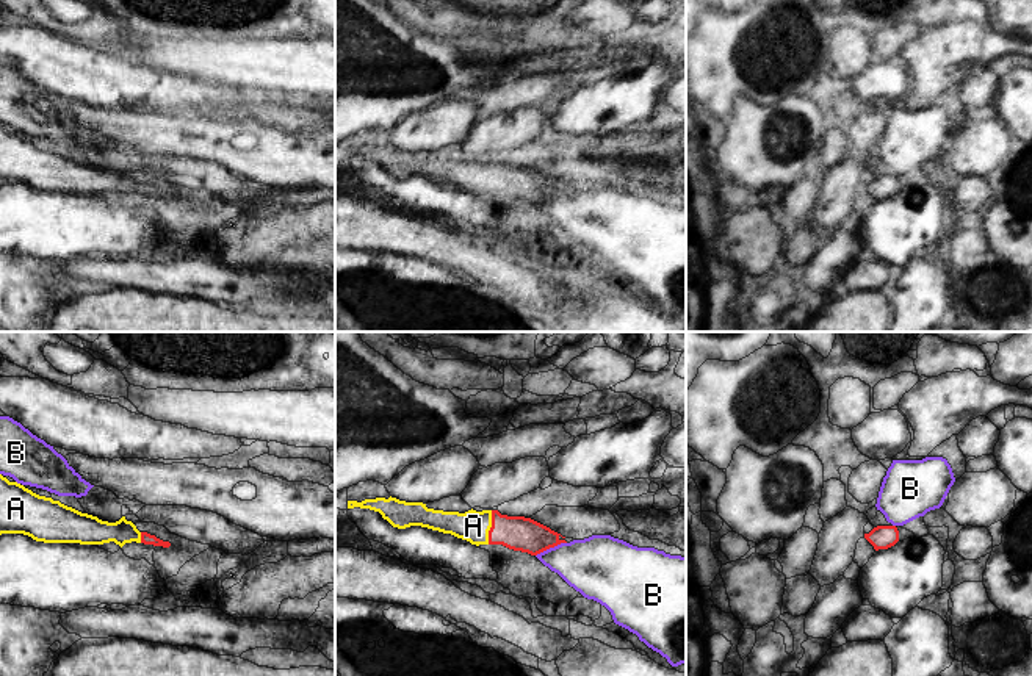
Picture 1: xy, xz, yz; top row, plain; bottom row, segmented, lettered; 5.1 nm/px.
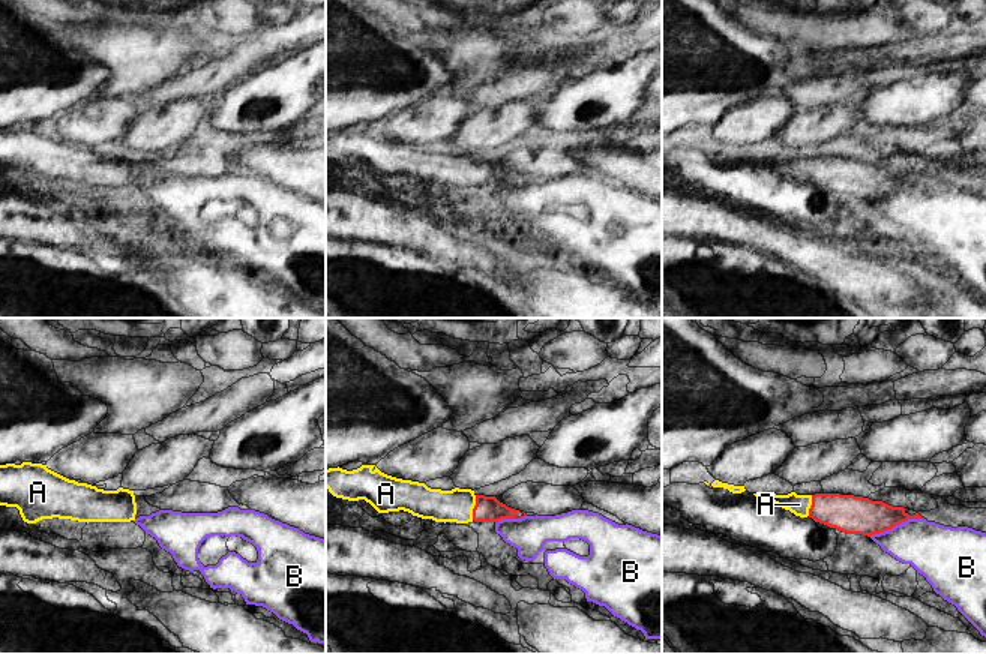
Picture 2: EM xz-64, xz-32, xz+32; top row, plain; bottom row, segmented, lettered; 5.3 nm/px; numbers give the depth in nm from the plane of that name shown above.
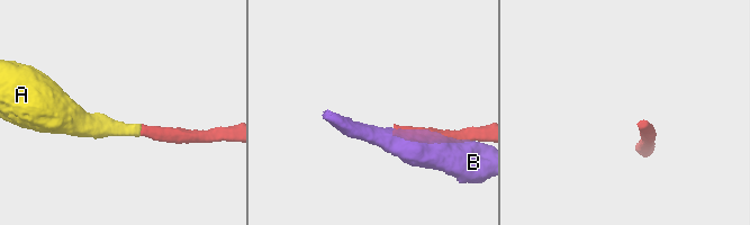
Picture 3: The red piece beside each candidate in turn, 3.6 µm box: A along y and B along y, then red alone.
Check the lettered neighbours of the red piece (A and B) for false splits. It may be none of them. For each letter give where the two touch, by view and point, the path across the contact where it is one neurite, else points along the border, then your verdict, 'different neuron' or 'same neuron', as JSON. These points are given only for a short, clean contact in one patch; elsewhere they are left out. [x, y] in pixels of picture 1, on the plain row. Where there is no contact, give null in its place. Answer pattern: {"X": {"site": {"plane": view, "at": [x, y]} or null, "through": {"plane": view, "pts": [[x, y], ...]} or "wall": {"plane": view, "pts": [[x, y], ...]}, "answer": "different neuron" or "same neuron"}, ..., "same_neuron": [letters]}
{"A": {"site": {"plane": "xz", "at": [490, 177]}, "through": {"plane": "xz", "pts": [[522, 183], [490, 177], [473, 176]]}, "answer": "same neuron"}, "B": {"site": {"plane": "xz", "at": [550, 196]}, "answer": "different neuron"}, "same_neuron": ["A"]}

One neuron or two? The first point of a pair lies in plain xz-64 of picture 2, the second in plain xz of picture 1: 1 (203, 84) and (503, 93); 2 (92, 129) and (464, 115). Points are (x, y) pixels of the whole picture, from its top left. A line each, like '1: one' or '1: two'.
1: one
2: one

